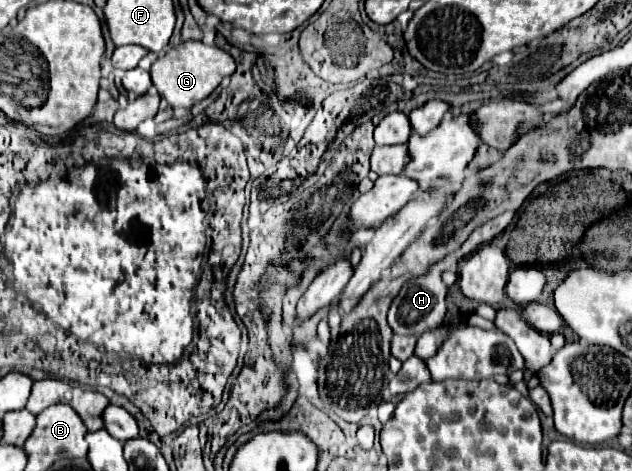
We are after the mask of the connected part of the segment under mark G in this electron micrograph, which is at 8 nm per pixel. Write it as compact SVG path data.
M183 41L177 47L173 47L169 53L159 57L151 67L153 85L173 109L193 107L201 99L211 95L223 77L233 75L233 73L235 73L233 57L225 49L205 45L203 41Z

